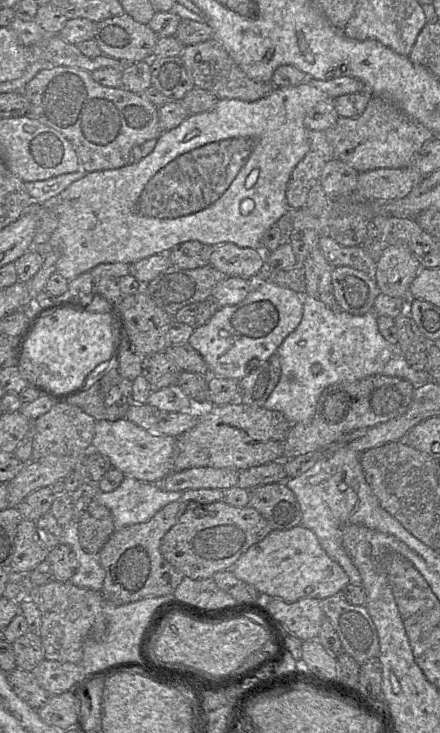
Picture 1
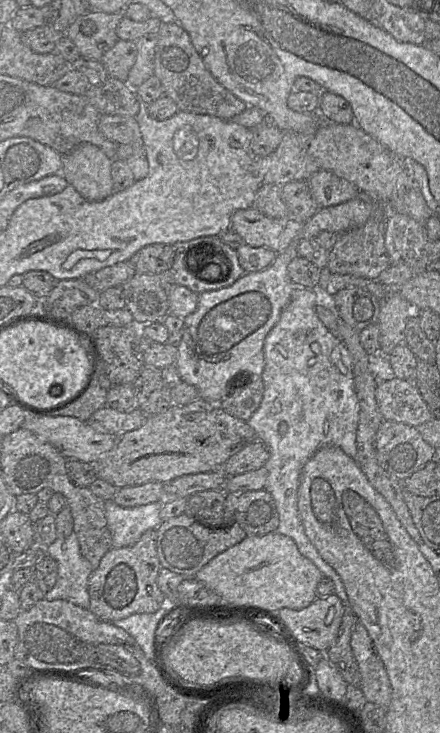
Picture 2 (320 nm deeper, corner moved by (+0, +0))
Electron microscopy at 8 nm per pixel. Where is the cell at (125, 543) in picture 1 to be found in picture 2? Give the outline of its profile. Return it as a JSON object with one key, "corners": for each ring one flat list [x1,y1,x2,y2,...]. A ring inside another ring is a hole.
{"corners":[[156,530,146,531,131,546,111,548,88,578,88,610,103,621,112,622,133,614,153,613,166,605,157,584,161,569,156,550]]}

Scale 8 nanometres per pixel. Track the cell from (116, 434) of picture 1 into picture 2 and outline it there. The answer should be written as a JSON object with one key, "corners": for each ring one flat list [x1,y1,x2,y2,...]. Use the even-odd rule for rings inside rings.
{"corners":[[27,414,21,427,31,431,41,441,52,445,66,459,74,459,84,463,94,463,102,455,110,451,117,437,100,433,87,422,70,416,38,416]]}

